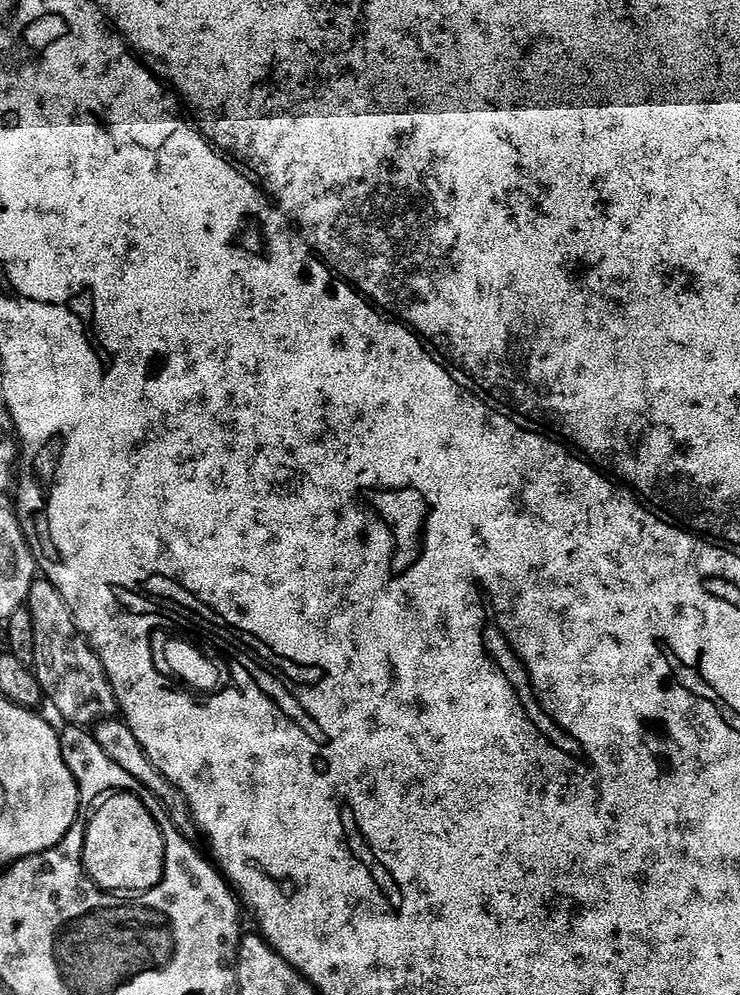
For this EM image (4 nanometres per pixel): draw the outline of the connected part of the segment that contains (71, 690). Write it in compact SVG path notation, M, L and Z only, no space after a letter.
M37 579L32 593L28 596L26 607L32 613L33 630L36 632L35 652L40 656L40 659L35 661L34 671L38 682L44 687L47 703L58 706L58 714L62 714L65 722L72 726L95 726L102 720L115 717L118 712L116 695L112 683L108 681L104 664L95 650L82 642L78 635L76 619L72 616L72 607L62 598L60 591L48 579Z

